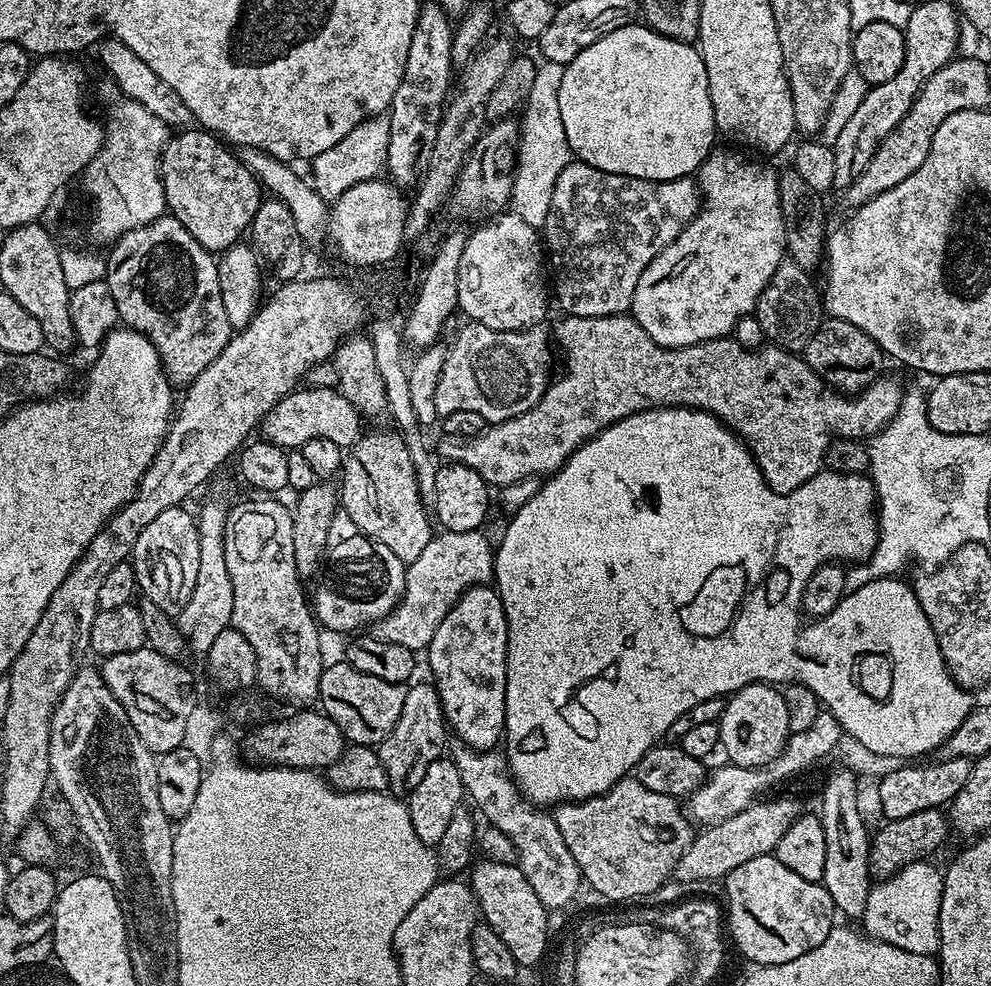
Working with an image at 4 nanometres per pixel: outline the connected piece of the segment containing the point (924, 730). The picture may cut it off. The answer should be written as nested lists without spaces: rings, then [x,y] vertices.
[[[651,408],[645,412],[634,414],[630,418],[624,418],[612,424],[606,430],[602,430],[593,440],[587,440],[571,458],[560,467],[557,472],[551,473],[537,487],[537,490],[530,499],[515,509],[511,513],[512,521],[508,524],[508,529],[504,532],[500,544],[495,549],[496,570],[494,573],[494,587],[500,594],[500,601],[506,614],[508,623],[508,669],[506,670],[506,718],[504,719],[504,734],[502,737],[503,747],[506,749],[508,757],[508,769],[512,771],[512,778],[516,782],[517,788],[523,794],[525,800],[536,806],[555,806],[557,804],[567,804],[577,800],[589,800],[595,796],[600,796],[618,783],[625,779],[635,769],[639,760],[646,753],[665,739],[665,732],[686,710],[692,706],[697,706],[700,702],[716,697],[727,698],[739,688],[744,688],[747,684],[770,684],[773,686],[787,686],[793,682],[809,688],[815,695],[817,701],[834,716],[841,726],[843,734],[852,735],[857,745],[861,749],[873,752],[876,756],[912,756],[908,758],[922,758],[926,752],[932,753],[944,744],[946,738],[950,736],[962,724],[964,719],[972,713],[974,707],[973,693],[967,688],[961,688],[949,674],[948,668],[942,658],[942,650],[938,646],[938,638],[930,626],[930,618],[922,610],[922,606],[916,597],[916,589],[911,583],[903,584],[900,578],[885,578],[882,580],[871,580],[866,586],[858,590],[847,593],[838,606],[829,616],[813,619],[812,624],[804,624],[800,628],[800,616],[802,617],[802,601],[804,598],[804,587],[809,578],[818,570],[818,566],[825,562],[863,562],[872,556],[876,548],[876,538],[878,535],[878,501],[876,499],[876,487],[872,485],[871,479],[867,475],[855,472],[846,474],[845,472],[829,472],[821,470],[817,476],[810,478],[798,490],[794,490],[790,495],[783,496],[772,489],[764,480],[764,475],[760,472],[760,467],[756,465],[756,459],[752,456],[748,445],[740,439],[736,433],[731,432],[717,416],[711,416],[708,412],[699,412],[697,408]]]

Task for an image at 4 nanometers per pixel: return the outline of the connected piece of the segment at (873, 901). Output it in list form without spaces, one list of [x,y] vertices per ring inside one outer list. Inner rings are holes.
[[[928,863],[908,864],[901,872],[871,885],[862,919],[863,931],[871,939],[898,946],[898,950],[910,950],[910,954],[931,956],[939,949],[938,918],[944,877],[939,867]]]

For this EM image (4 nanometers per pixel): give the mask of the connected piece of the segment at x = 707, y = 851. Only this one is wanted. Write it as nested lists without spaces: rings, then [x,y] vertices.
[[[761,799],[752,804],[742,814],[734,814],[734,818],[726,818],[726,822],[709,824],[697,831],[692,837],[692,844],[686,846],[682,858],[676,863],[675,879],[684,884],[700,884],[703,880],[723,881],[730,870],[738,870],[742,862],[750,862],[750,858],[773,855],[786,830],[802,814],[802,808],[796,800]]]

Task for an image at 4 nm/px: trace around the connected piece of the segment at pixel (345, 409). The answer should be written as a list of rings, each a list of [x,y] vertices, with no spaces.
[[[301,387],[281,398],[274,411],[263,421],[263,435],[285,450],[299,450],[310,438],[330,438],[342,450],[360,439],[362,414],[336,388]]]

